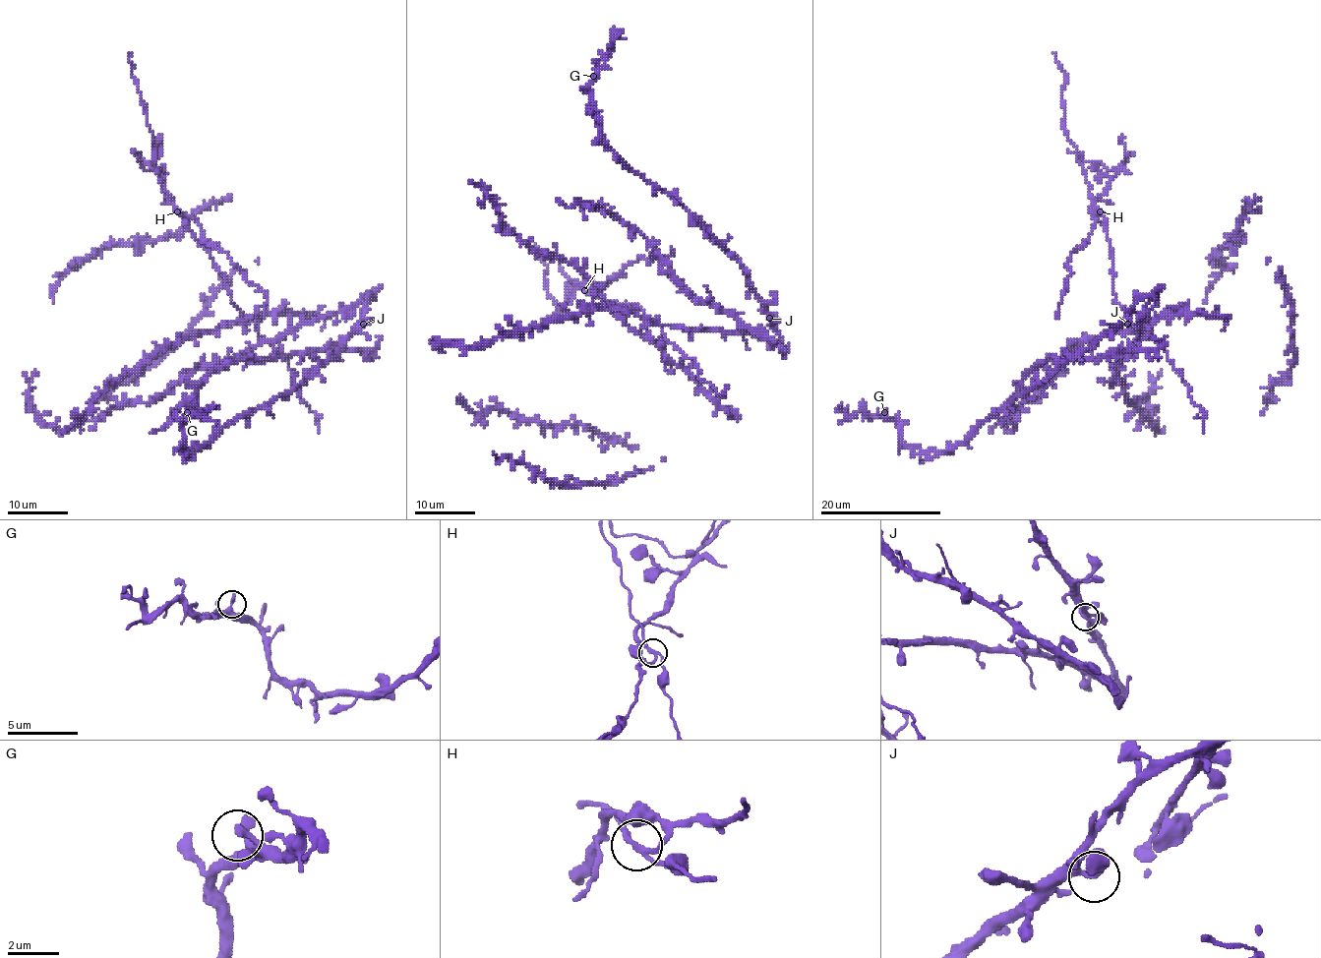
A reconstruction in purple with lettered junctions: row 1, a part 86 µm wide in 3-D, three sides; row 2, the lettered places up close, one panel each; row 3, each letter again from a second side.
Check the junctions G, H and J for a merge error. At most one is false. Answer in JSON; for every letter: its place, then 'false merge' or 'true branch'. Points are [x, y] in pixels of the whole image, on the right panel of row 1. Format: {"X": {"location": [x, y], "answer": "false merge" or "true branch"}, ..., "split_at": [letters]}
{"G": {"location": [884, 412], "answer": "true branch"}, "H": {"location": [1100, 211], "answer": "false merge"}, "J": {"location": [1127, 324], "answer": "true branch"}, "split_at": ["H"]}

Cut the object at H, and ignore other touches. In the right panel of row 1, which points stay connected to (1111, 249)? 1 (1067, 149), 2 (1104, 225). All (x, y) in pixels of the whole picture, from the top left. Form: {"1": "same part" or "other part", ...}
{"1": "other part", "2": "same part"}

